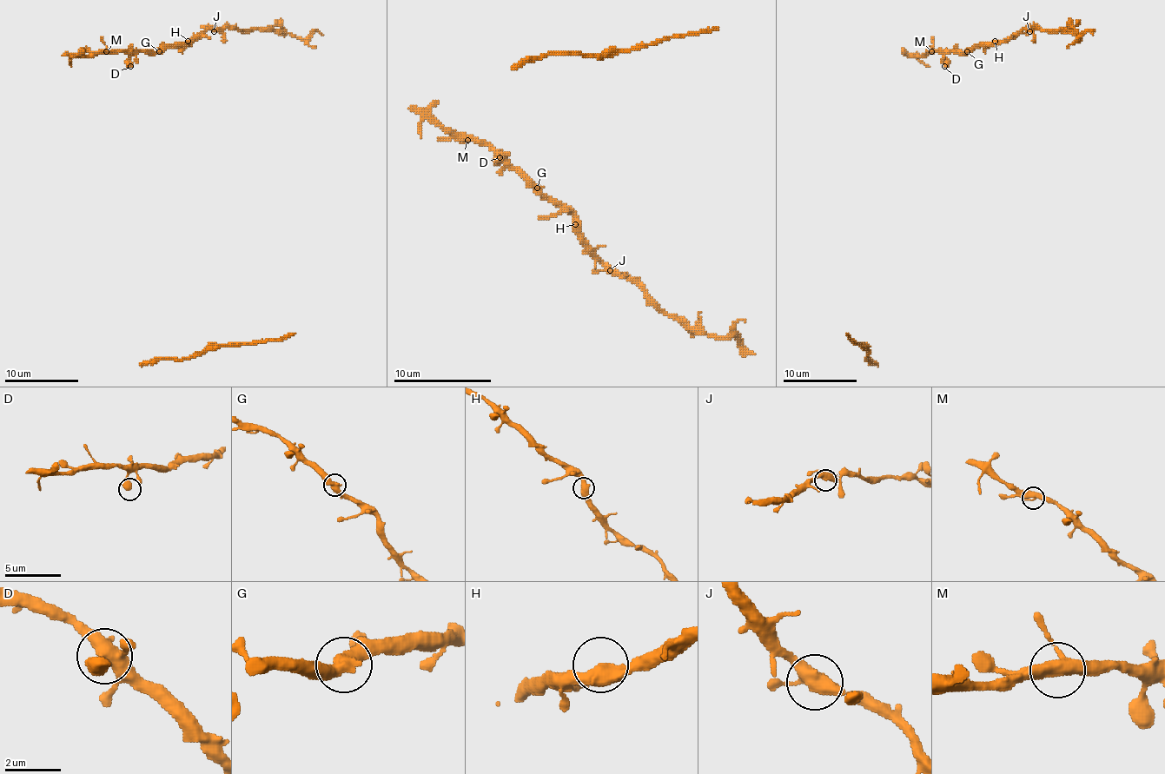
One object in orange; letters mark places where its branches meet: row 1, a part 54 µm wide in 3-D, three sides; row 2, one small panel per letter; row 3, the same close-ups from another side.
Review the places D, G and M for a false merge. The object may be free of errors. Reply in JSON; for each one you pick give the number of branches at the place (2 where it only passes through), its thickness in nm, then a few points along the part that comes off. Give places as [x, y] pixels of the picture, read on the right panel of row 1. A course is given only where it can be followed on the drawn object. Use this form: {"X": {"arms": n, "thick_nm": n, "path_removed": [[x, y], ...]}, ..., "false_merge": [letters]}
{"false_merge": []}

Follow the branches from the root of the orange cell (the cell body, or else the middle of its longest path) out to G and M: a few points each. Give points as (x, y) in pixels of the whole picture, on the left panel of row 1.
G: (130, 66), (132, 56), (140, 51), (158, 51)
M: (130, 66), (130, 57), (127, 54), (106, 51)

